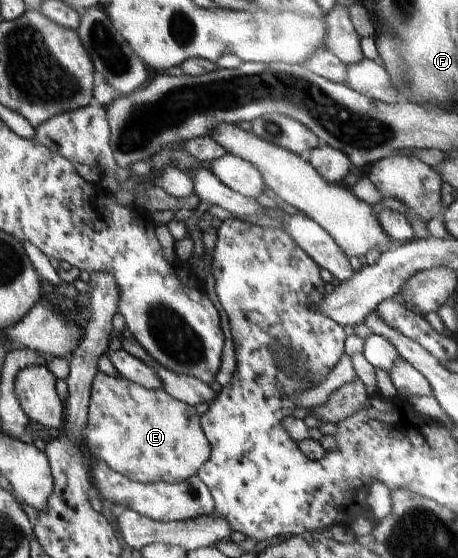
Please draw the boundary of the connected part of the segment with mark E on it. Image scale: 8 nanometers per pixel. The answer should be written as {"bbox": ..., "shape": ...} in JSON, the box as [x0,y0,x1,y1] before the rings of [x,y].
{"bbox":[84,371,210,483],"shape":[[[98,371],[91,384],[87,417],[84,443],[89,446],[92,455],[126,478],[139,483],[182,482],[196,474],[210,458],[210,443],[200,426],[196,409],[170,396],[164,389],[148,390],[122,376],[110,377]]]}

